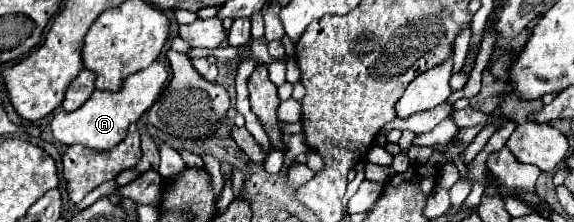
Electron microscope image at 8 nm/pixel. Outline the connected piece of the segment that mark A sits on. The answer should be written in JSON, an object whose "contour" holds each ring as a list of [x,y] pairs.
{"contour":[[[155,60],[149,68],[143,68],[129,78],[123,80],[123,86],[119,92],[109,92],[109,90],[95,90],[91,98],[77,110],[73,112],[59,112],[51,120],[51,130],[53,136],[61,144],[83,144],[93,150],[109,150],[115,148],[119,142],[125,140],[125,134],[129,130],[129,124],[137,122],[143,112],[147,112],[153,102],[161,96],[169,80],[169,72],[163,62]]]}

